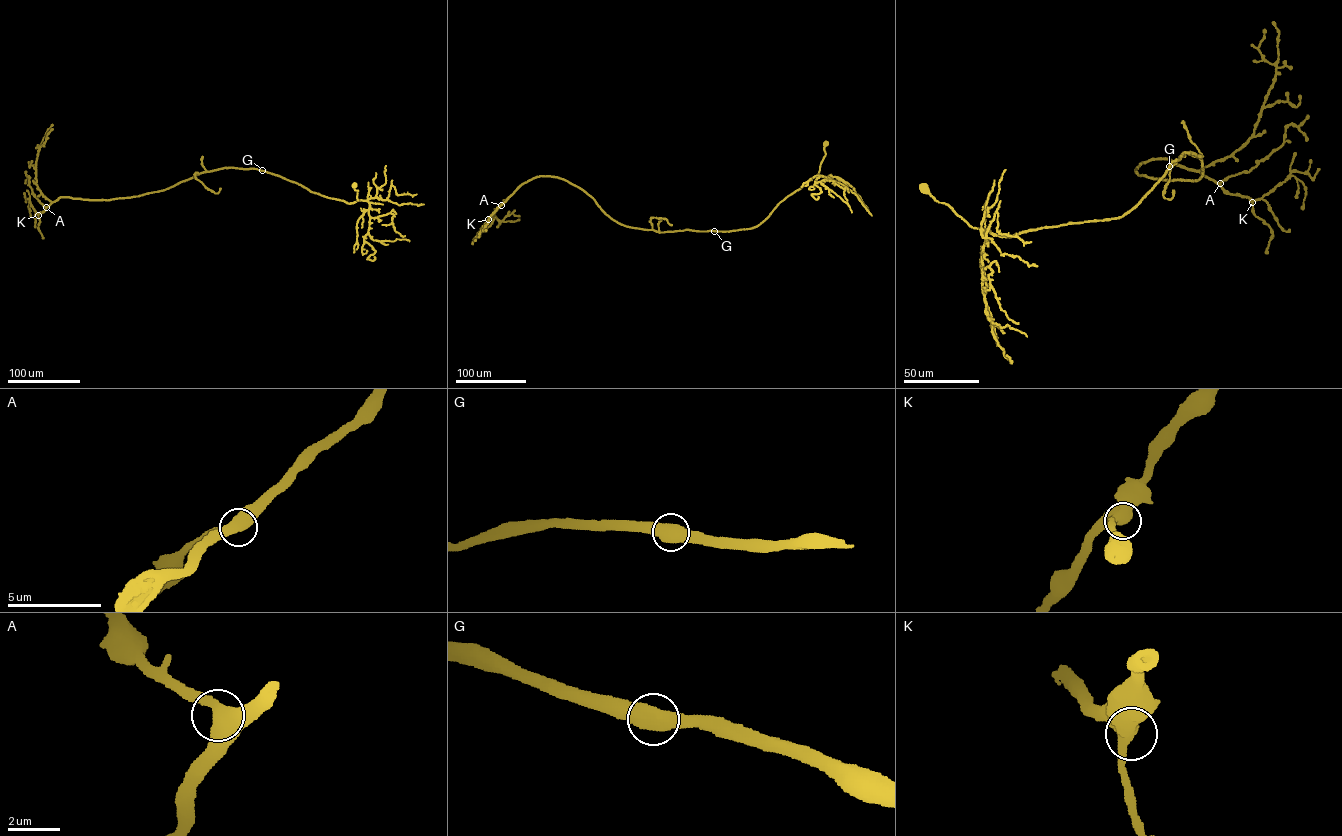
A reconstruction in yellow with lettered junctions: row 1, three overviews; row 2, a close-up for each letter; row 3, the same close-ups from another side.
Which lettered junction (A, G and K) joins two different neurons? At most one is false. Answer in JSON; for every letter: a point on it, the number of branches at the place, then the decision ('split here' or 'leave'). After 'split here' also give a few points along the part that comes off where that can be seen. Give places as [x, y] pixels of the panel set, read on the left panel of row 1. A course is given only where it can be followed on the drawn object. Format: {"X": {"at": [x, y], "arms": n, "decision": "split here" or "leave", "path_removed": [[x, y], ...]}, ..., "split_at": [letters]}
{"A": {"at": [46, 207], "arms": 2, "decision": "leave"}, "G": {"at": [262, 170], "arms": 2, "decision": "leave"}, "K": {"at": [38, 215], "arms": 2, "decision": "leave"}, "split_at": []}

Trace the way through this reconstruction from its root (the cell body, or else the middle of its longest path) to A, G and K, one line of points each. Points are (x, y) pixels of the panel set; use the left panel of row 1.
A: (354, 185), (358, 200), (348, 203), (265, 171), (224, 168), (140, 195), (100, 200), (60, 197), (46, 207)
G: (354, 185), (358, 200), (348, 203), (311, 192), (262, 170)
K: (354, 185), (358, 200), (348, 203), (265, 171), (224, 168), (140, 195), (100, 200), (60, 197), (38, 215)

